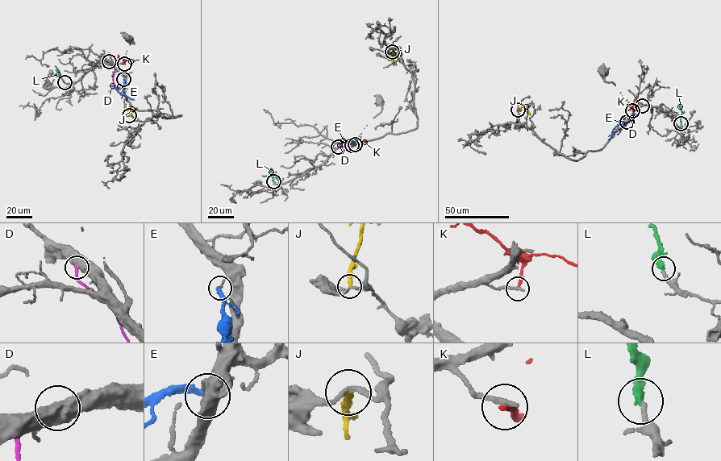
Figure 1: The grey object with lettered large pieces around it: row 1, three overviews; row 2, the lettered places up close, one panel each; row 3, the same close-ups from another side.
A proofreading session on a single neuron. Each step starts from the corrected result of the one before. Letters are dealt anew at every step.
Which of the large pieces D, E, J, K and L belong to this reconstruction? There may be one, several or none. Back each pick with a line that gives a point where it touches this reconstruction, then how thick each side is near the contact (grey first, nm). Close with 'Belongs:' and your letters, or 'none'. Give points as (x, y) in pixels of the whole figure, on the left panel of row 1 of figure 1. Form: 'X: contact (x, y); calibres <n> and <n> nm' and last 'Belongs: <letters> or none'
L: contact (64, 82); calibres 240 and 360 nm
Belongs: L

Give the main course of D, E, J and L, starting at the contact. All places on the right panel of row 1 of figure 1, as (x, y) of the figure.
D: (642, 105), (617, 134)
E: (626, 122), (616, 126), (608, 139)
J: (518, 110), (523, 105), (528, 114)
L: (681, 123), (680, 101)

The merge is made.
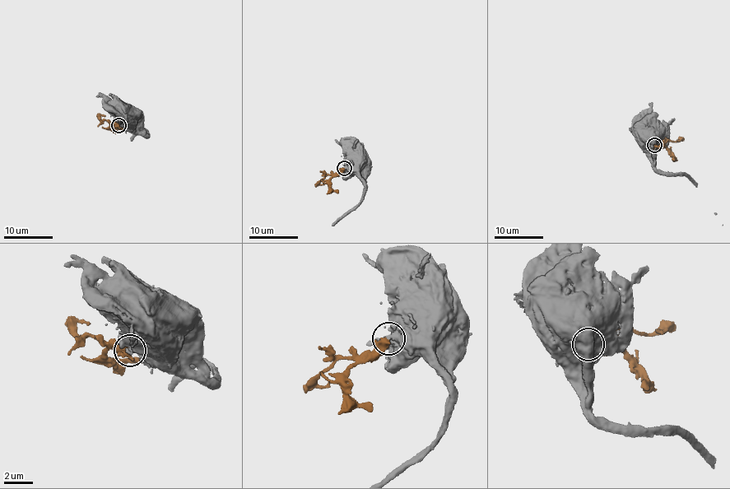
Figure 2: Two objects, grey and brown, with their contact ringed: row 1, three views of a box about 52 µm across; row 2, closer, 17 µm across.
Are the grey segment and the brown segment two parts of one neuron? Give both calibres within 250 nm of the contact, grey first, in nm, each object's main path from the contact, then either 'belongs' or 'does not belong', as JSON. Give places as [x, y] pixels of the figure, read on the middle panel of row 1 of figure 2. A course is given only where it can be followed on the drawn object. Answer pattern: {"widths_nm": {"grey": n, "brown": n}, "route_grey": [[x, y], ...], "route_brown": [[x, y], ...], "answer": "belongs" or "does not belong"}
{"widths_nm": {"grey": 340, "brown": 440}, "route_grey": [[343, 169], [351, 168], [355, 164]], "route_brown": [[343, 169], [327, 175], [315, 185]], "answer": "does not belong"}

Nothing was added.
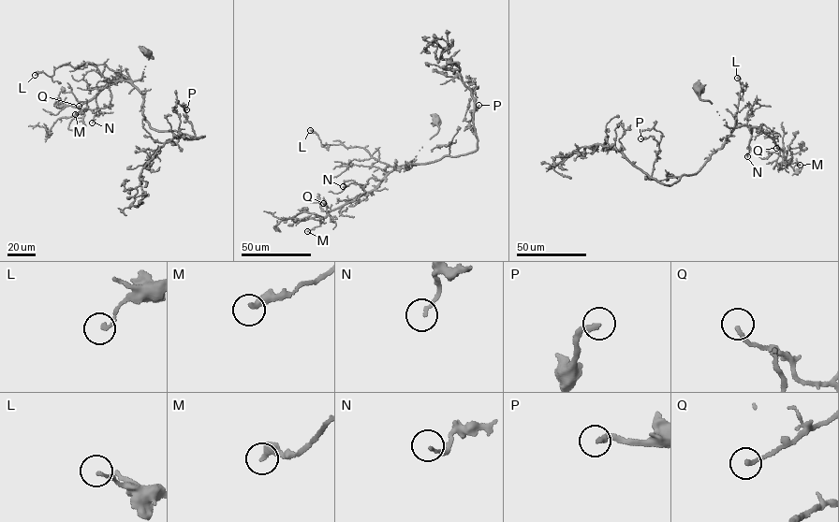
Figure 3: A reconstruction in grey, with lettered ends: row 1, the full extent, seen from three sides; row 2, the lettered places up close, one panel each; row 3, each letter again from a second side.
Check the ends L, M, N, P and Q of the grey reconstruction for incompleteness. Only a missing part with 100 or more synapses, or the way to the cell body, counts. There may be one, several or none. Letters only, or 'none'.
none

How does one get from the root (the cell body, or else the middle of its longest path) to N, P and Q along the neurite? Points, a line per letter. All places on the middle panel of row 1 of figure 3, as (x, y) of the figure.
N: (436, 122), (438, 132), (409, 164), (396, 167), (381, 180), (370, 178), (363, 187), (352, 183), (343, 186)
P: (436, 122), (438, 132), (399, 167), (475, 151), (469, 122), (478, 105)
Q: (436, 122), (438, 132), (412, 161), (396, 167), (375, 188), (332, 210), (323, 203)

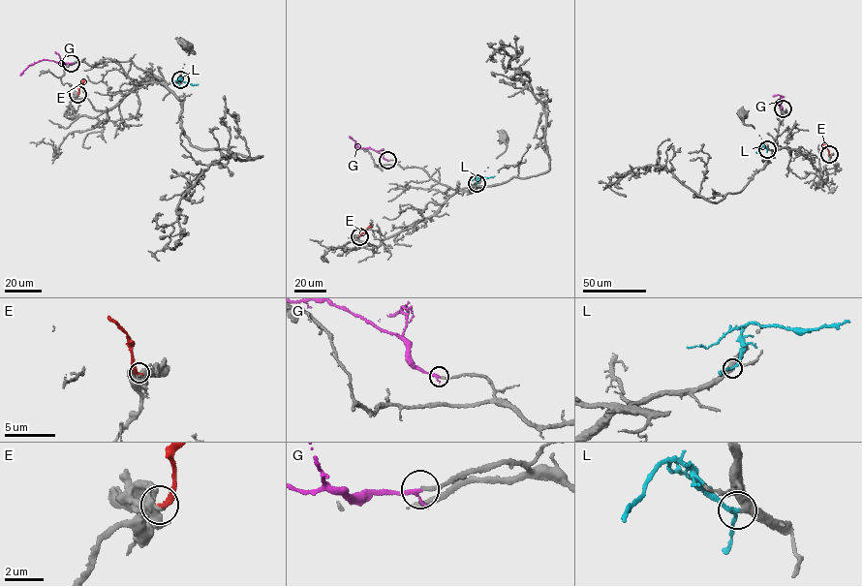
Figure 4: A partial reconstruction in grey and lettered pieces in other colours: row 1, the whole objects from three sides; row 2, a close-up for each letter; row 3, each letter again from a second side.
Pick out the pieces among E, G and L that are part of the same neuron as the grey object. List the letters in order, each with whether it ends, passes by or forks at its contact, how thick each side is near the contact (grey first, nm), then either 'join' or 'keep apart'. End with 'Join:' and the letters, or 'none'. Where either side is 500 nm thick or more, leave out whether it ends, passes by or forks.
E: it ends there; 360 nm thick on the grey side, 240 nm on the other; keep apart
G: it ends there; 180 nm thick on the grey side, 240 nm on the other; join
L: it passes by; 360 nm thick on the grey side, 200 nm on the other; join
Join: G, L

